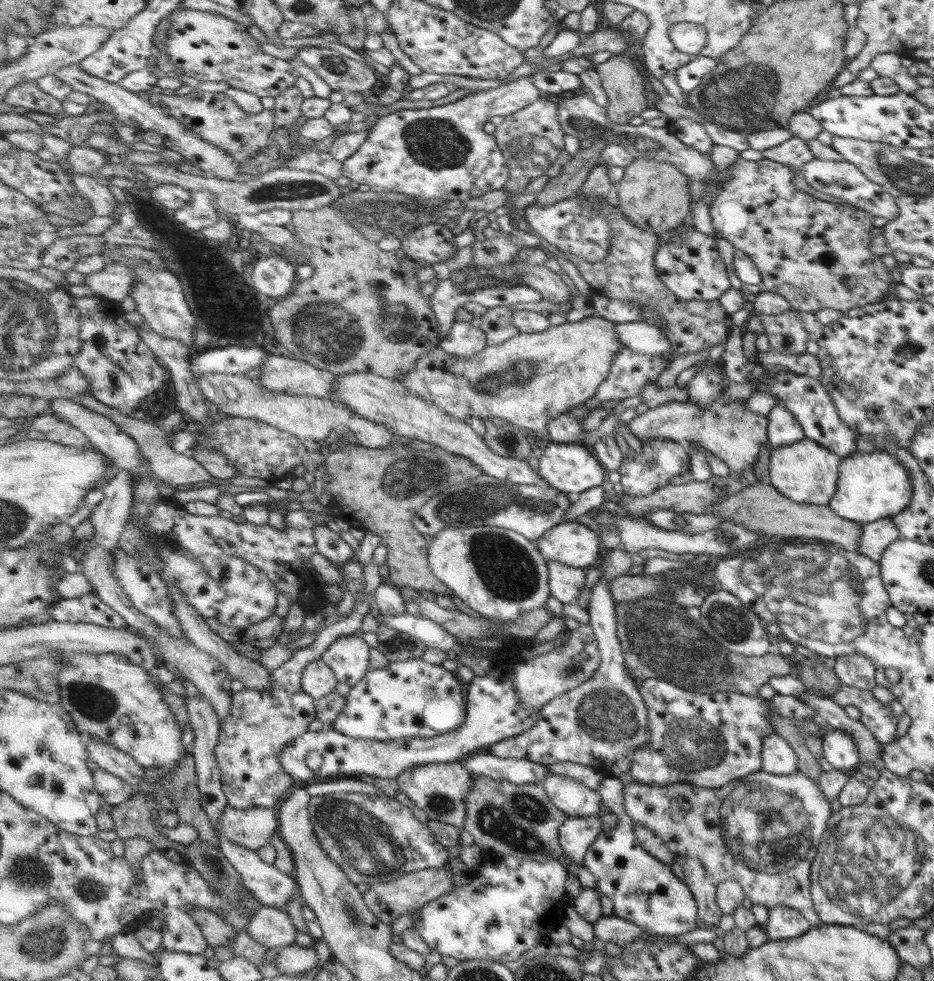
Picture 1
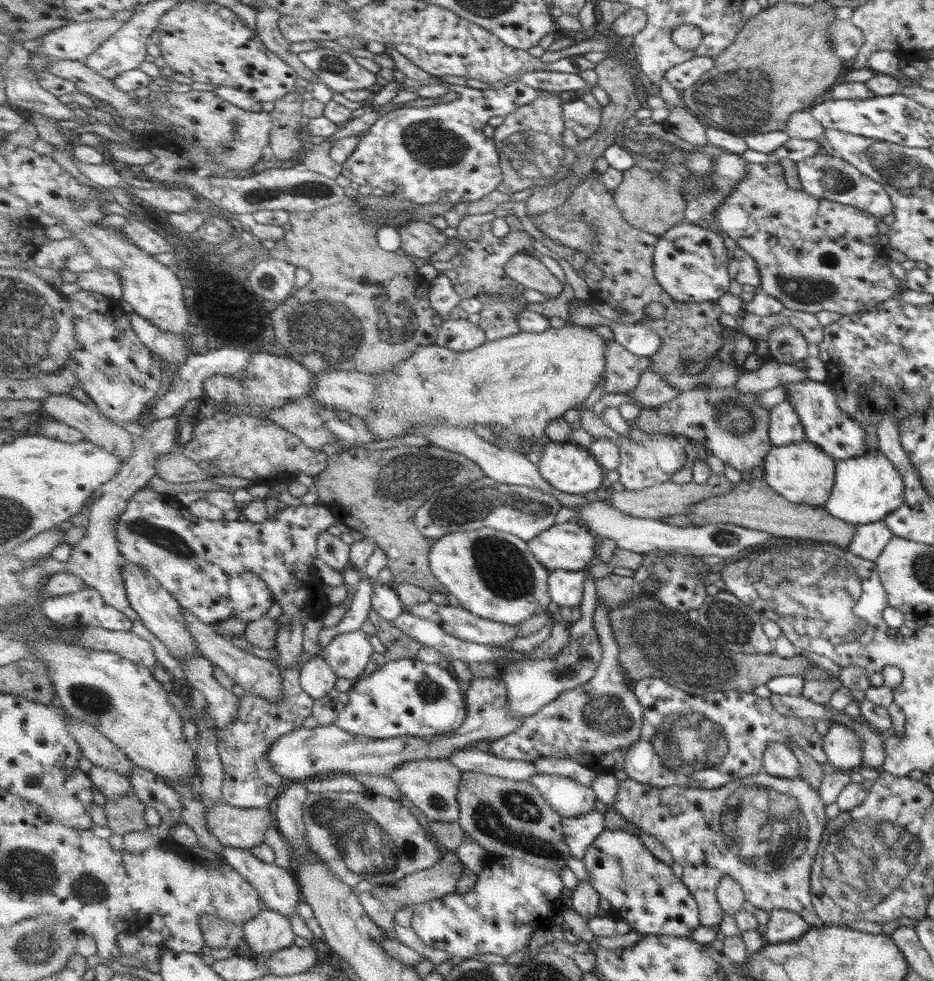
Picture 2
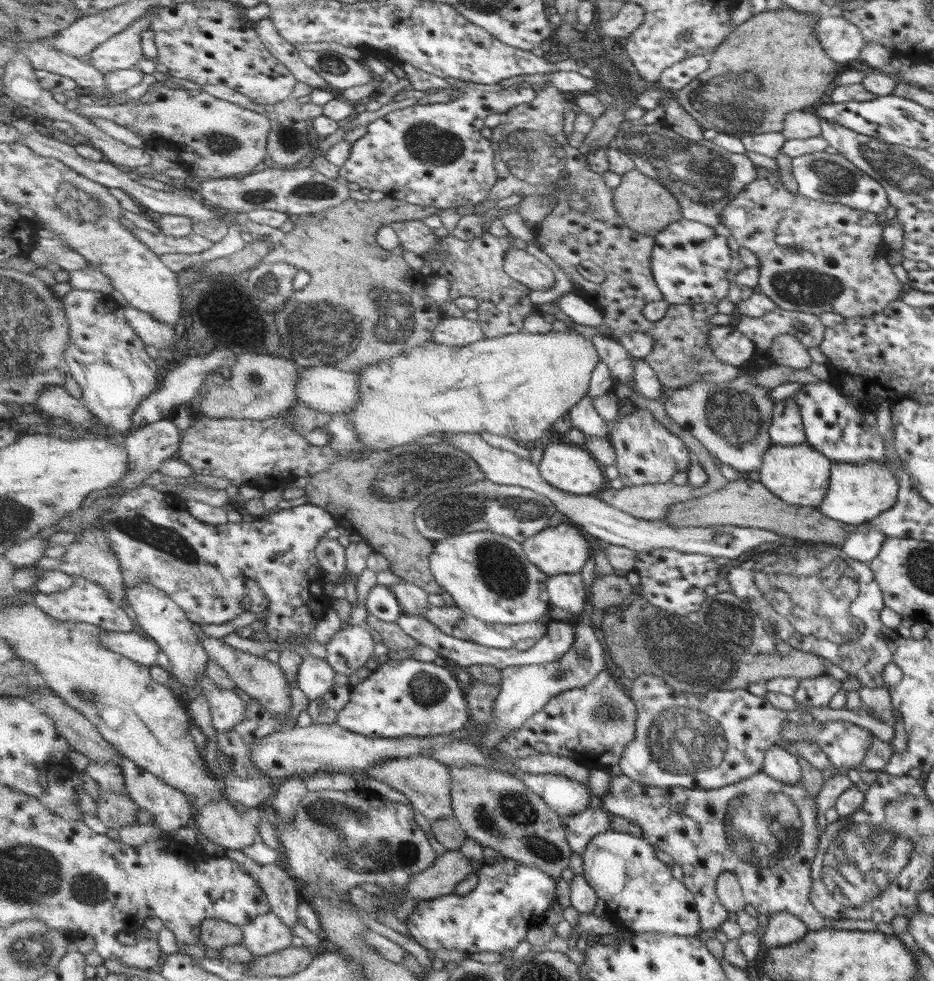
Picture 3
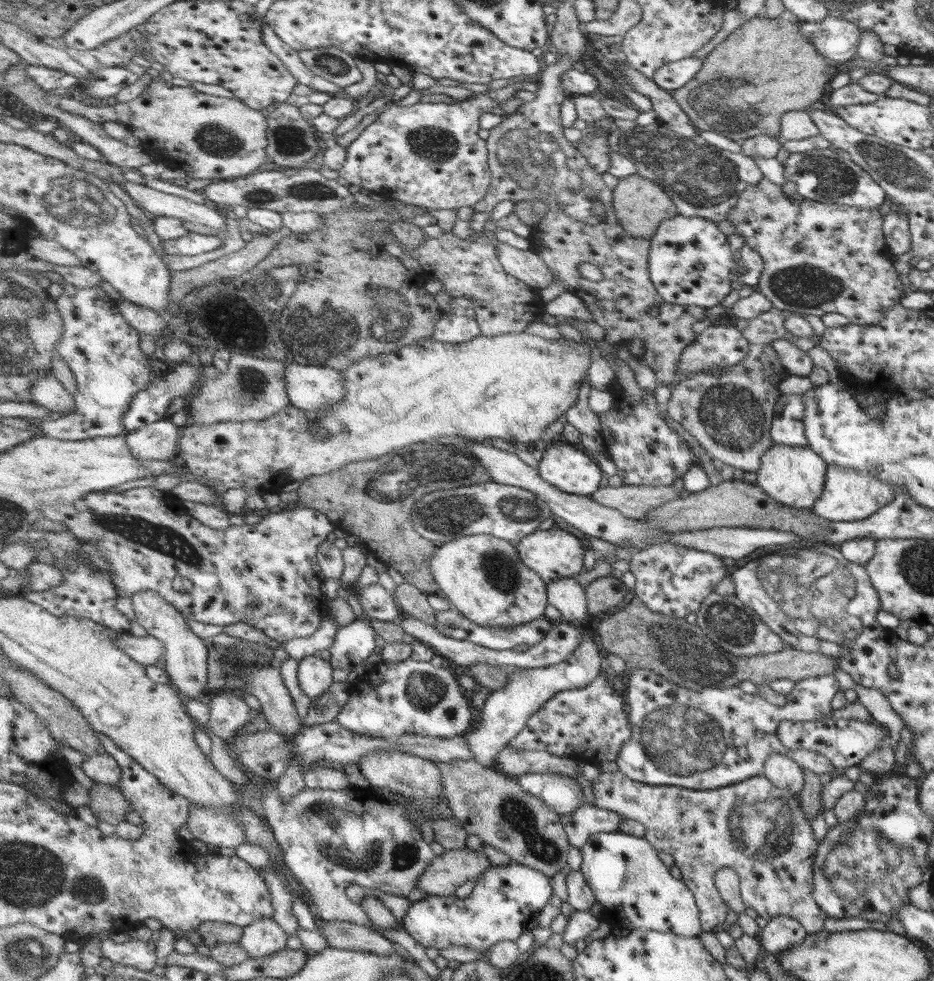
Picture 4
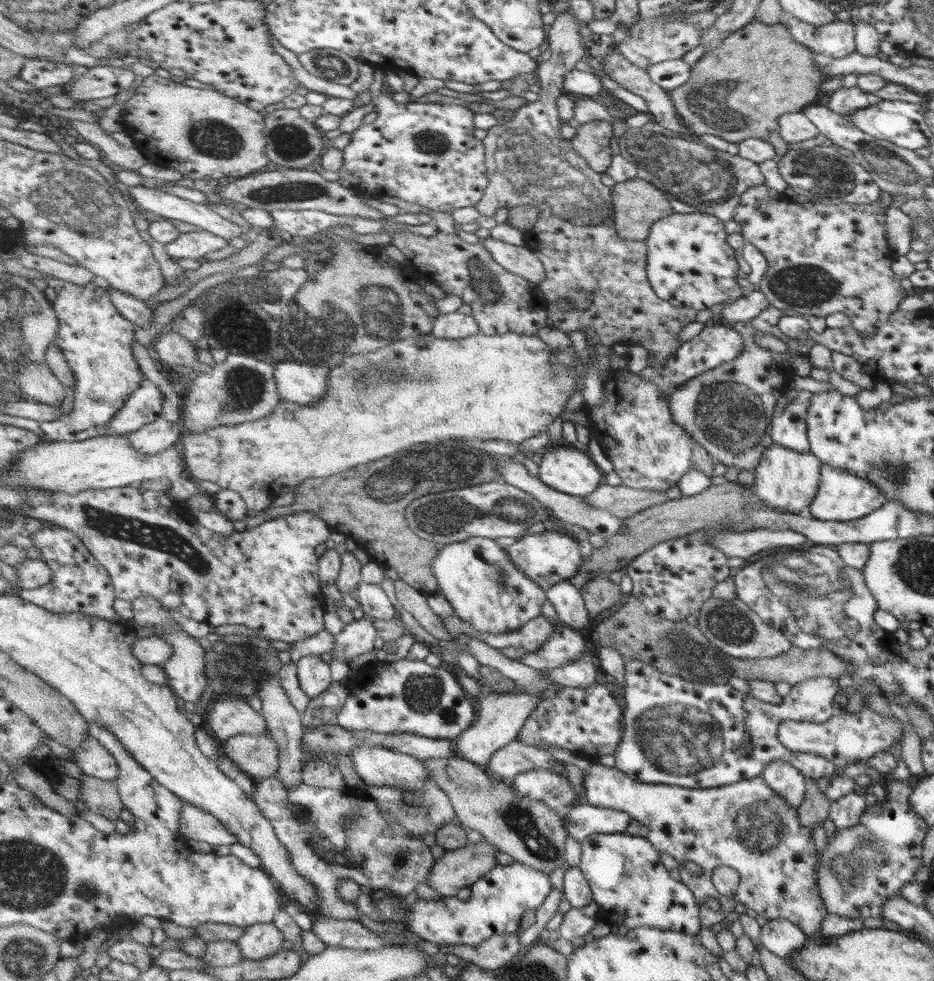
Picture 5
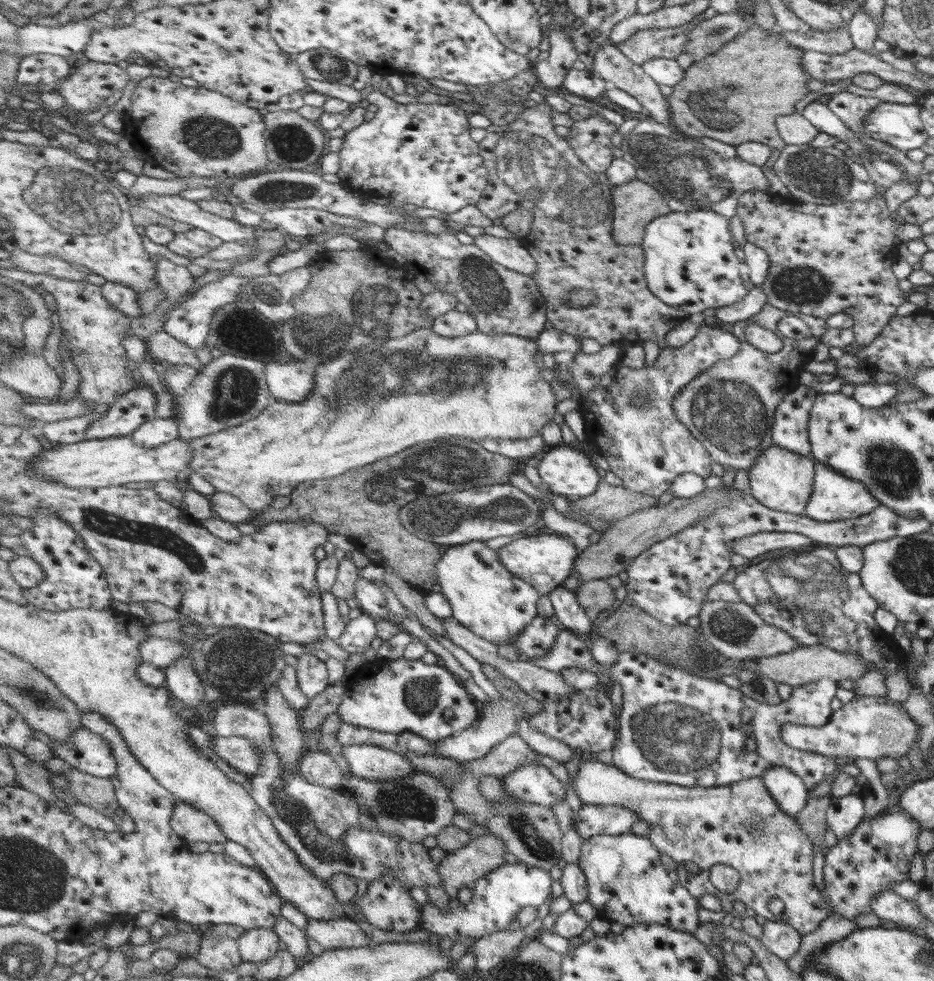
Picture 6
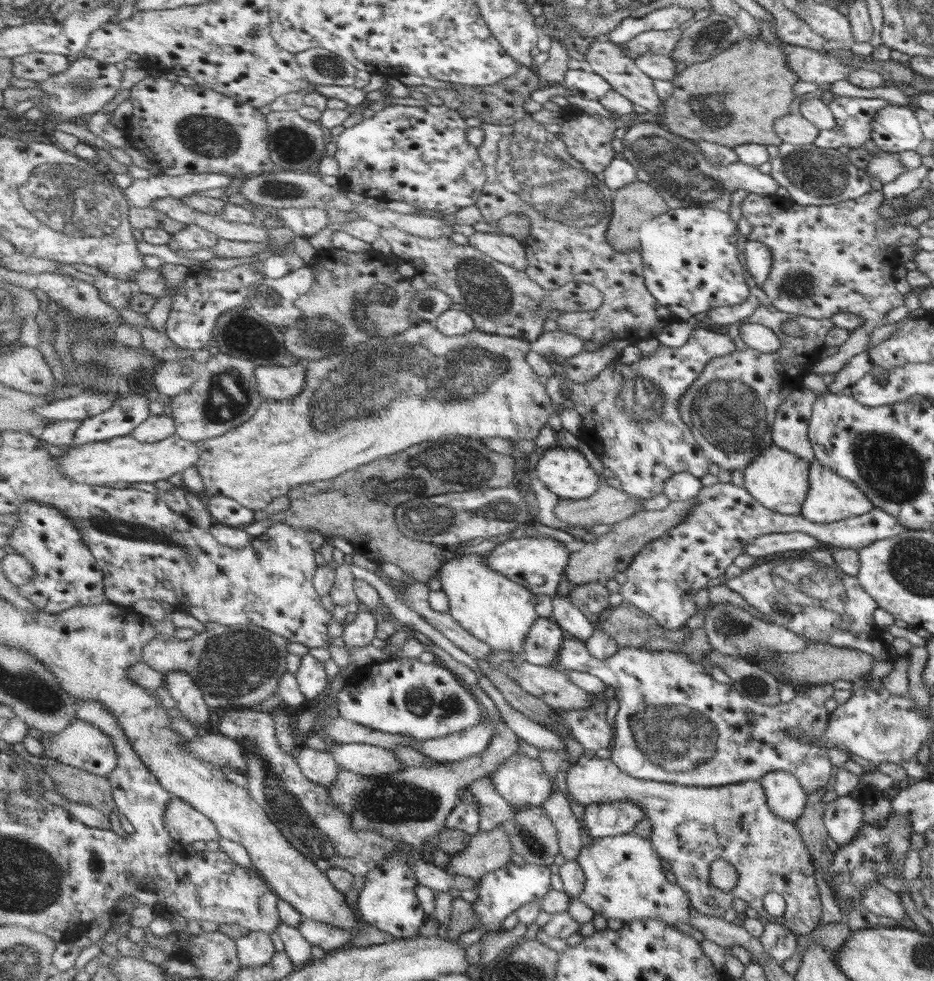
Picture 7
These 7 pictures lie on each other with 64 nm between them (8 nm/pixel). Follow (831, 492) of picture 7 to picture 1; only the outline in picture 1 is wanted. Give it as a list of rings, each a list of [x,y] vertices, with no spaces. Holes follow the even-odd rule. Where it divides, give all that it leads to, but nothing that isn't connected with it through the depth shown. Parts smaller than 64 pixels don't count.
[[[879,450],[869,454],[855,452],[840,460],[835,493],[826,505],[839,518],[862,525],[899,513],[909,505],[909,497],[911,482],[907,468]]]

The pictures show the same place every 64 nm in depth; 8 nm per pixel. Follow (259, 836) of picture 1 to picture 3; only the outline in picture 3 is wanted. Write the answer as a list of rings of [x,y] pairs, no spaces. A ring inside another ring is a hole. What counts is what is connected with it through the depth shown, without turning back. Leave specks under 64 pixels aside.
[[[227,801],[205,803],[197,813],[197,830],[211,842],[231,850],[241,850],[255,842],[259,833],[257,808],[239,814]]]

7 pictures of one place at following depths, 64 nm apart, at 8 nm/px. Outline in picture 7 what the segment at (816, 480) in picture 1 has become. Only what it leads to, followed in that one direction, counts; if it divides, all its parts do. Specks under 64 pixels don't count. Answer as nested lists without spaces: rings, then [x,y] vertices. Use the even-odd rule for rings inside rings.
[[[771,444],[761,454],[756,455],[743,471],[743,488],[750,493],[763,508],[779,514],[799,515],[801,503],[807,493],[807,471],[809,464],[784,452]]]

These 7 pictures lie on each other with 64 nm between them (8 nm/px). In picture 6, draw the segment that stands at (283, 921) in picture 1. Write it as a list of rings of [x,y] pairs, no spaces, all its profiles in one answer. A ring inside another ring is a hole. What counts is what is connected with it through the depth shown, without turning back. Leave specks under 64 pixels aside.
[[[251,928],[238,944],[244,962],[261,963],[279,952],[279,941],[274,928]]]

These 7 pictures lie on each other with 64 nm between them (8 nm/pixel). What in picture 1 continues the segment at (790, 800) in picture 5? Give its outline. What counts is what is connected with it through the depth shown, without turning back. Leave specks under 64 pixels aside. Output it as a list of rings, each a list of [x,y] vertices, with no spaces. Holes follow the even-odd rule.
[[[777,734],[763,738],[761,759],[761,770],[769,774],[787,775],[798,771],[795,753],[791,750],[791,746]]]

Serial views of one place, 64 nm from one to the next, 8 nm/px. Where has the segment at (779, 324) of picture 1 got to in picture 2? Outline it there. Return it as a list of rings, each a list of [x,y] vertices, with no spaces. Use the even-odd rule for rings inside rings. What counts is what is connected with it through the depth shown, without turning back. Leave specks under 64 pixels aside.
[[[783,326],[778,327],[766,338],[770,360],[785,364],[795,364],[808,357],[807,342],[797,330]]]

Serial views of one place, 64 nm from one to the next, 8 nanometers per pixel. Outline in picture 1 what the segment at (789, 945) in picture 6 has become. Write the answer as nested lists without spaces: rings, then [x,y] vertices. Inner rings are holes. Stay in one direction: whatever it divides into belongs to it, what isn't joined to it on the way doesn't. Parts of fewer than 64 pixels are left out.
[[[787,906],[769,908],[767,921],[762,926],[768,941],[793,939],[802,936],[810,927],[799,912]]]

